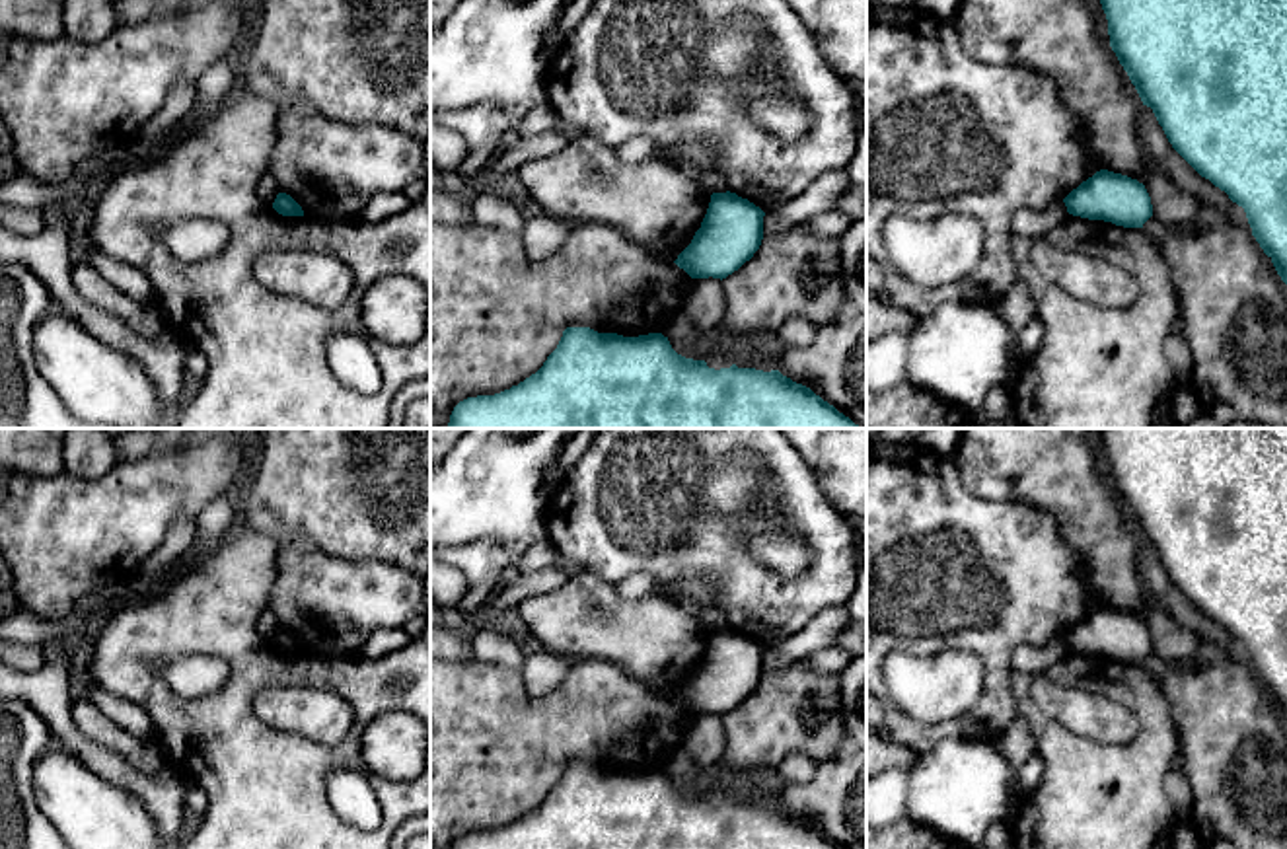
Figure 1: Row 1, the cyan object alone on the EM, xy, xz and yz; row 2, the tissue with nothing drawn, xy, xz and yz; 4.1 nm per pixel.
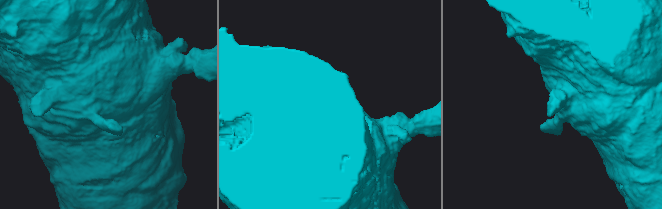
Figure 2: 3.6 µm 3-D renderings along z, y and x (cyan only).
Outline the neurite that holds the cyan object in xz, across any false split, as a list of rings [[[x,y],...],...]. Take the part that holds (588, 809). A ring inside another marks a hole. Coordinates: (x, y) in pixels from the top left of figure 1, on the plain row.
[[[567,763],[543,802],[510,826],[460,837],[452,849],[839,849],[779,806],[709,804],[678,791],[668,773],[623,773]]]

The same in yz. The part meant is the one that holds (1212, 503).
[[[1100,428],[1110,483],[1172,584],[1244,645],[1287,720],[1287,428]]]

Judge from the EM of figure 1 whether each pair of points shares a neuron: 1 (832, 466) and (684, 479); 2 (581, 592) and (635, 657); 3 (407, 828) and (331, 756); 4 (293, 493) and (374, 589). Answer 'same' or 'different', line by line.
1: different
2: same
3: different
4: different

